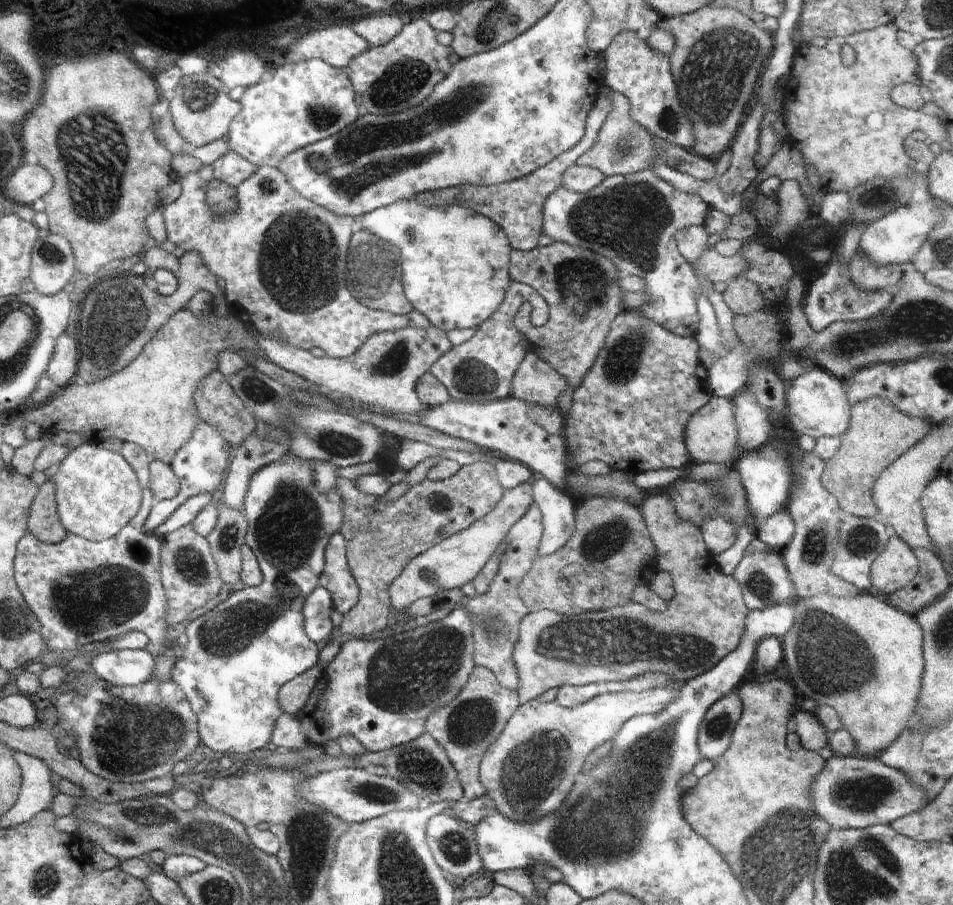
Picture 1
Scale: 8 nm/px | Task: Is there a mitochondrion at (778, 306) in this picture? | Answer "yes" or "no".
no

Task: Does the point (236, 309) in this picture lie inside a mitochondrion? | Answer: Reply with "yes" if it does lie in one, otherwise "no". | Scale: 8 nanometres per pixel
no

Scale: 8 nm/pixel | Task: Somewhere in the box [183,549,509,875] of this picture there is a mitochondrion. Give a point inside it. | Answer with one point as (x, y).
(405, 673)

